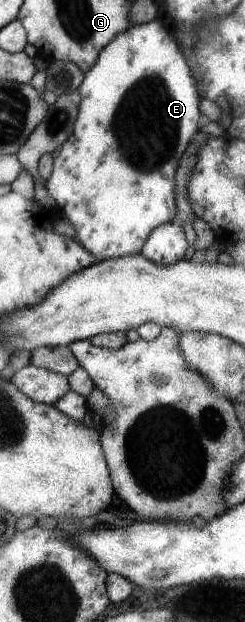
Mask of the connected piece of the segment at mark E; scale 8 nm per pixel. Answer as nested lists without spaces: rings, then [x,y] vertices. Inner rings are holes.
[[[157,17],[142,25],[133,25],[130,30],[124,31],[118,38],[106,47],[99,55],[98,61],[90,71],[84,74],[82,85],[79,87],[80,95],[83,97],[82,105],[79,107],[78,121],[75,122],[75,131],[63,146],[54,154],[53,170],[50,179],[45,181],[48,195],[55,199],[56,205],[60,209],[62,216],[66,216],[68,221],[76,229],[75,239],[87,248],[91,255],[99,260],[118,258],[125,255],[136,255],[142,253],[143,245],[150,237],[155,227],[164,223],[175,221],[176,203],[178,202],[178,192],[176,189],[176,174],[178,173],[180,159],[190,146],[190,141],[194,133],[198,131],[200,125],[200,97],[198,97],[198,87],[194,73],[191,71],[187,57],[184,55],[175,35],[165,23]]]

